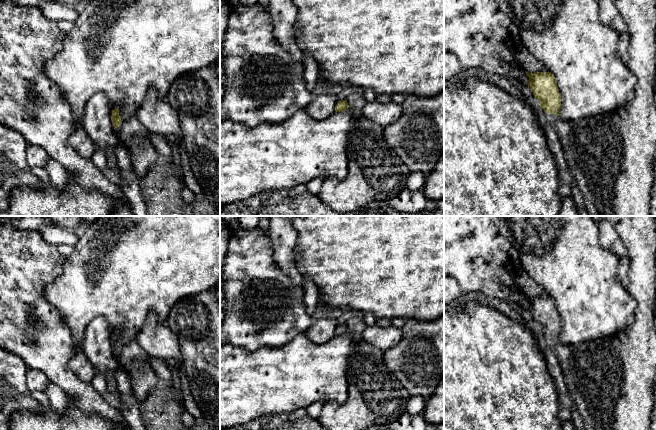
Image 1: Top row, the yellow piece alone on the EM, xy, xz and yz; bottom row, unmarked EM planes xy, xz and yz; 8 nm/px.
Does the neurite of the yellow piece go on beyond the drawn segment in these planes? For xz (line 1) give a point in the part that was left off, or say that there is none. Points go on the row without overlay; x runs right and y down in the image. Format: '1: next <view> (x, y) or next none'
1: next xz (376, 398)

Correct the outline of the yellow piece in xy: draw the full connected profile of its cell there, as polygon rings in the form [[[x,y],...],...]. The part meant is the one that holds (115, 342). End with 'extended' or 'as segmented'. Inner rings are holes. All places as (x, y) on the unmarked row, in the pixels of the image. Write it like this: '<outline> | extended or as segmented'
[[[119,333],[112,334],[111,345],[115,359],[130,377],[134,396],[143,402],[159,381],[152,367],[150,355],[140,346],[137,338],[122,345]]] | extended

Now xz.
[[[361,315],[349,320],[345,325],[338,325],[336,336],[349,333],[357,344],[350,356],[348,366],[348,396],[343,404],[324,402],[317,420],[326,430],[367,430],[373,427],[386,427],[407,412],[407,403],[411,395],[402,383],[384,363],[384,352],[368,343],[362,336],[367,326]]] | extended

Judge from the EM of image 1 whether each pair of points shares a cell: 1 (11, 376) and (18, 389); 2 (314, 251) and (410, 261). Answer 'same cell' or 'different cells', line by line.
1: same cell
2: same cell

